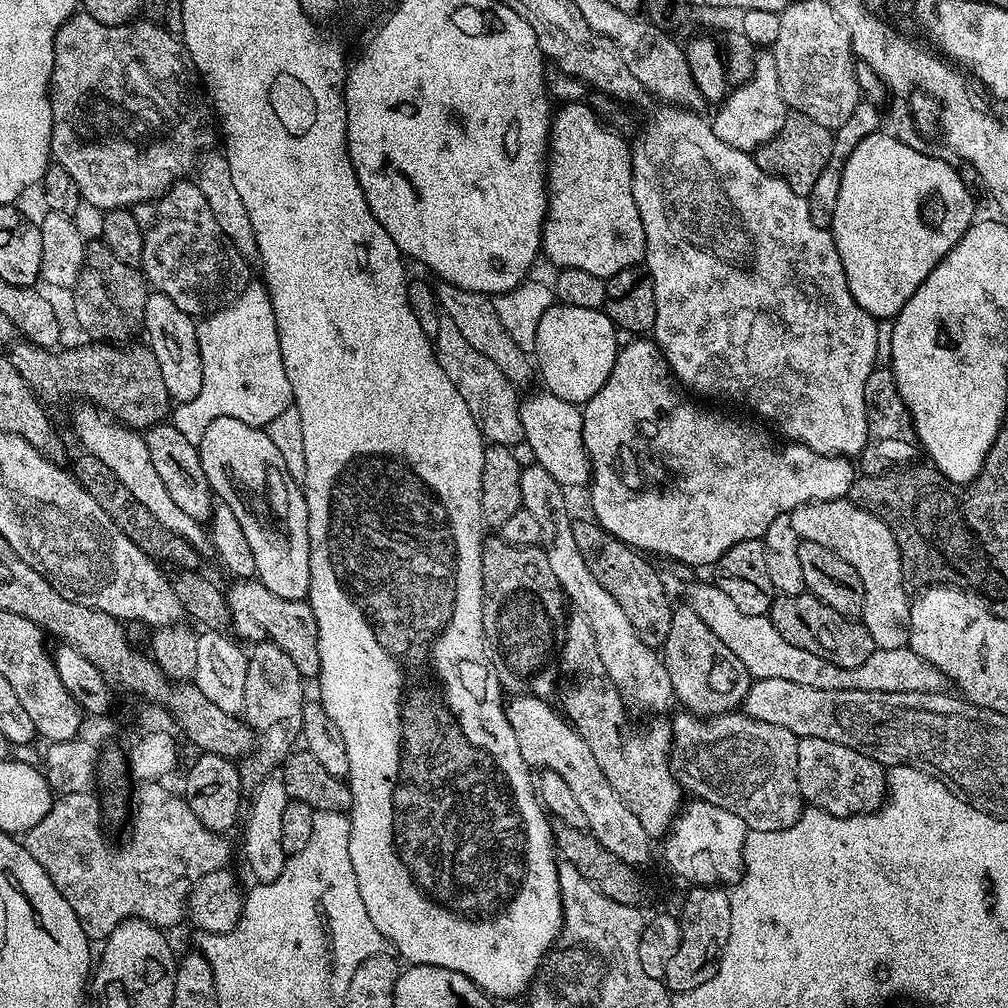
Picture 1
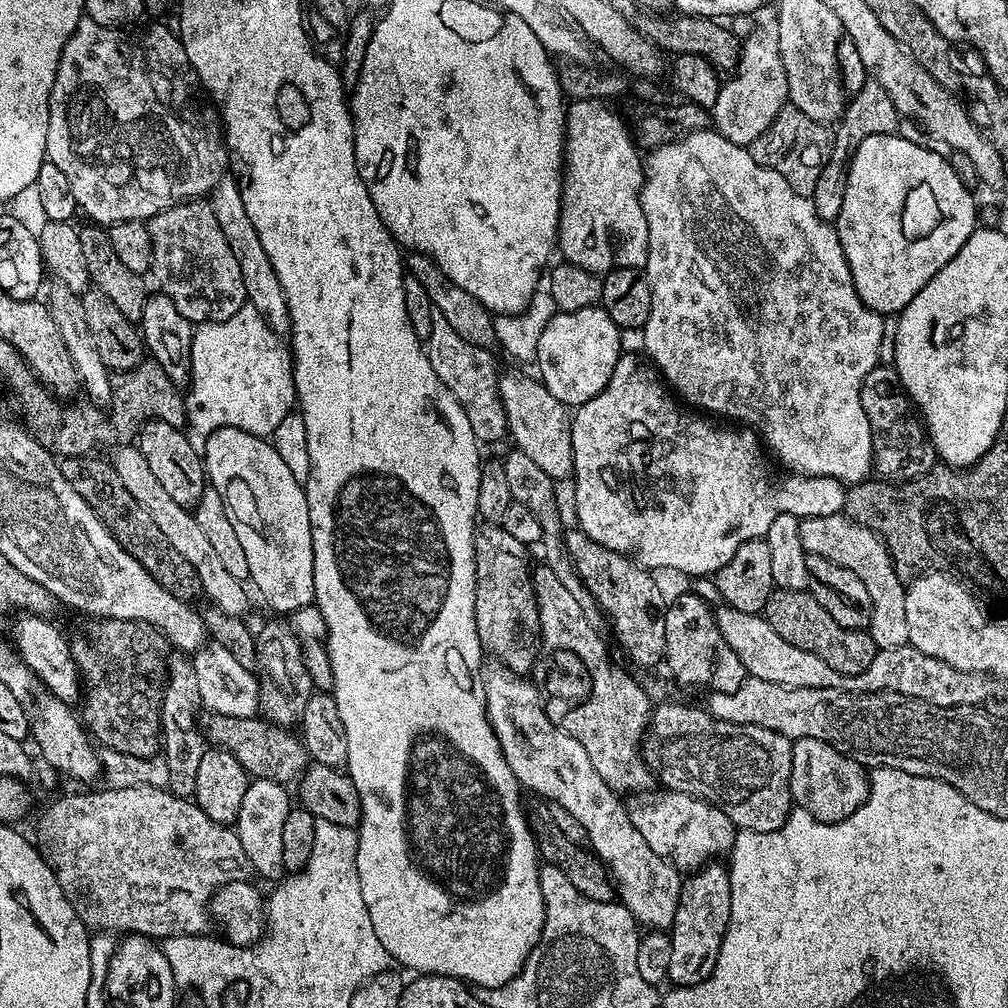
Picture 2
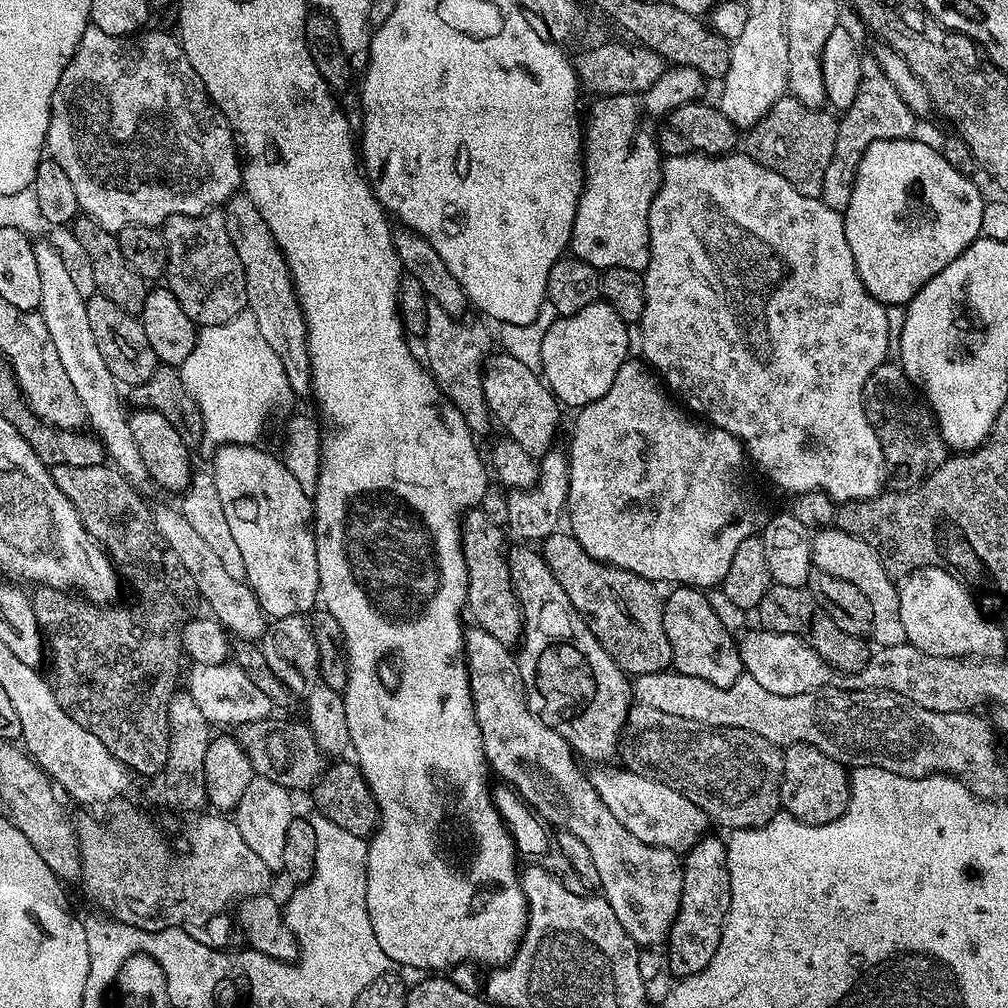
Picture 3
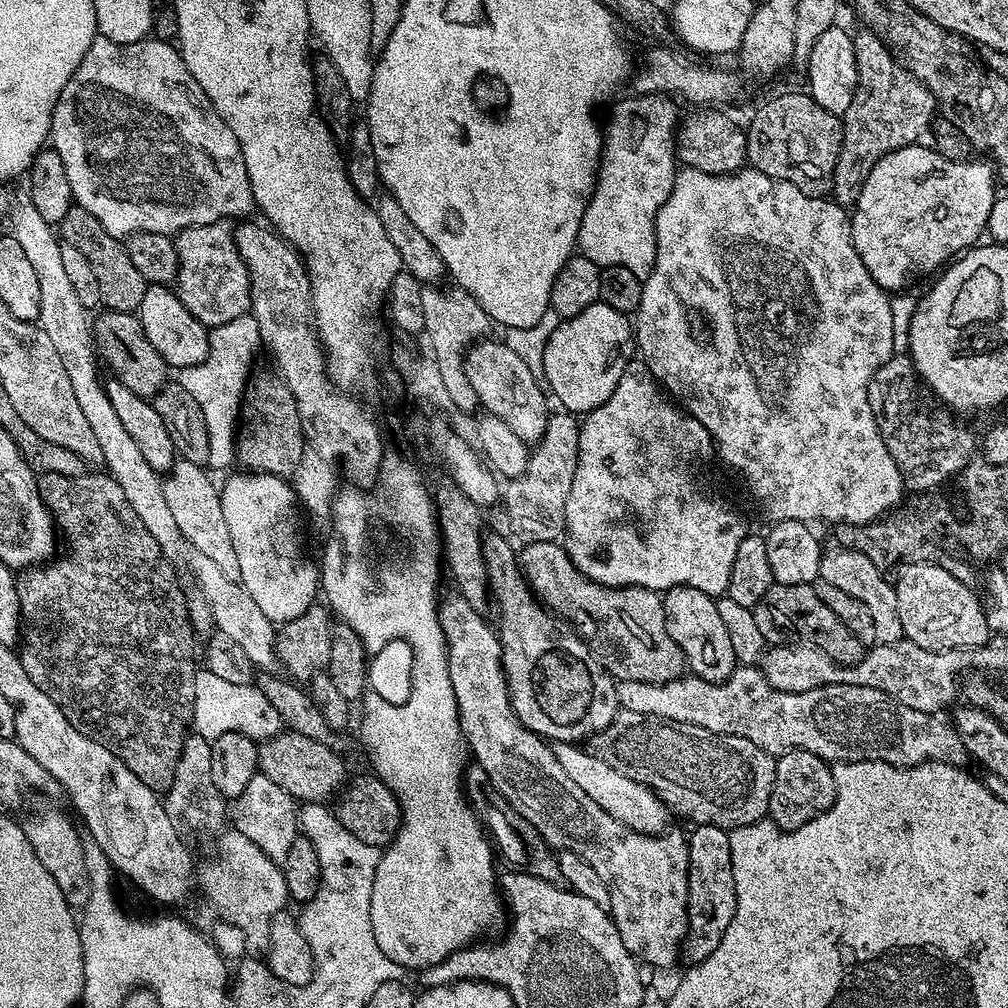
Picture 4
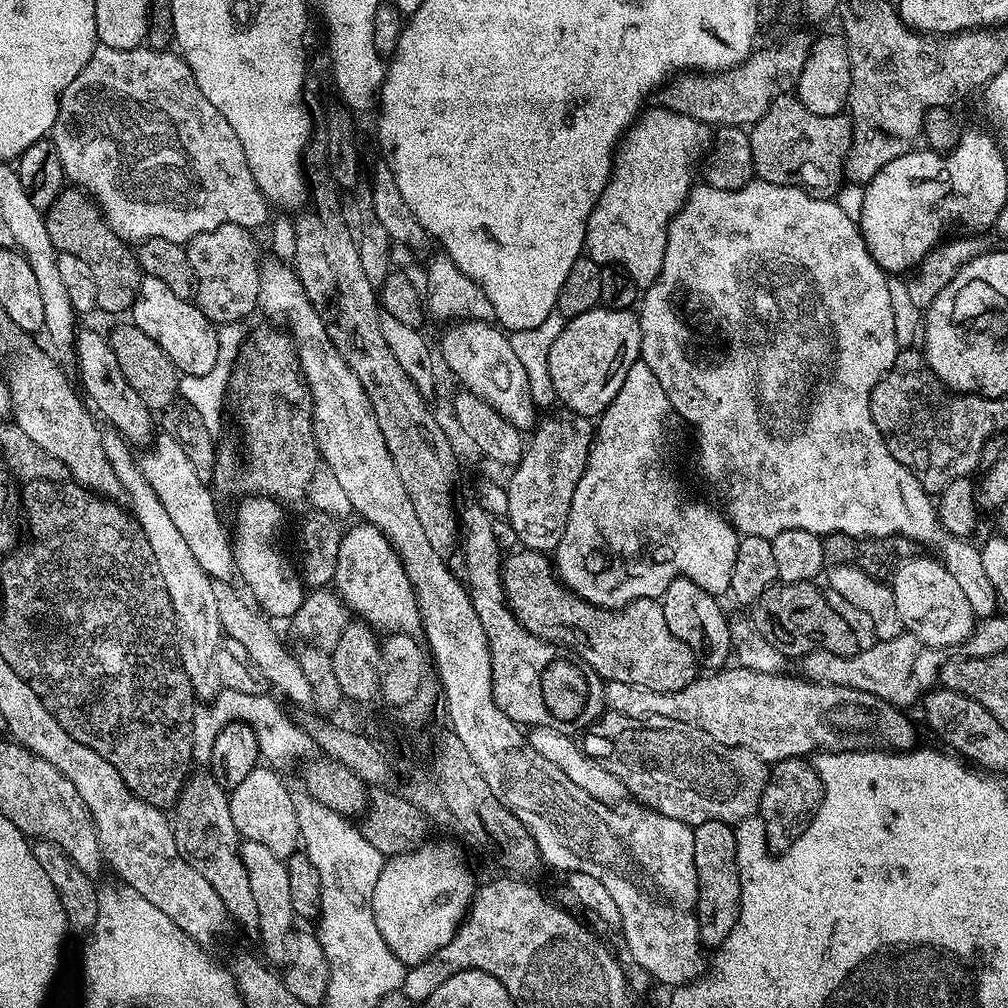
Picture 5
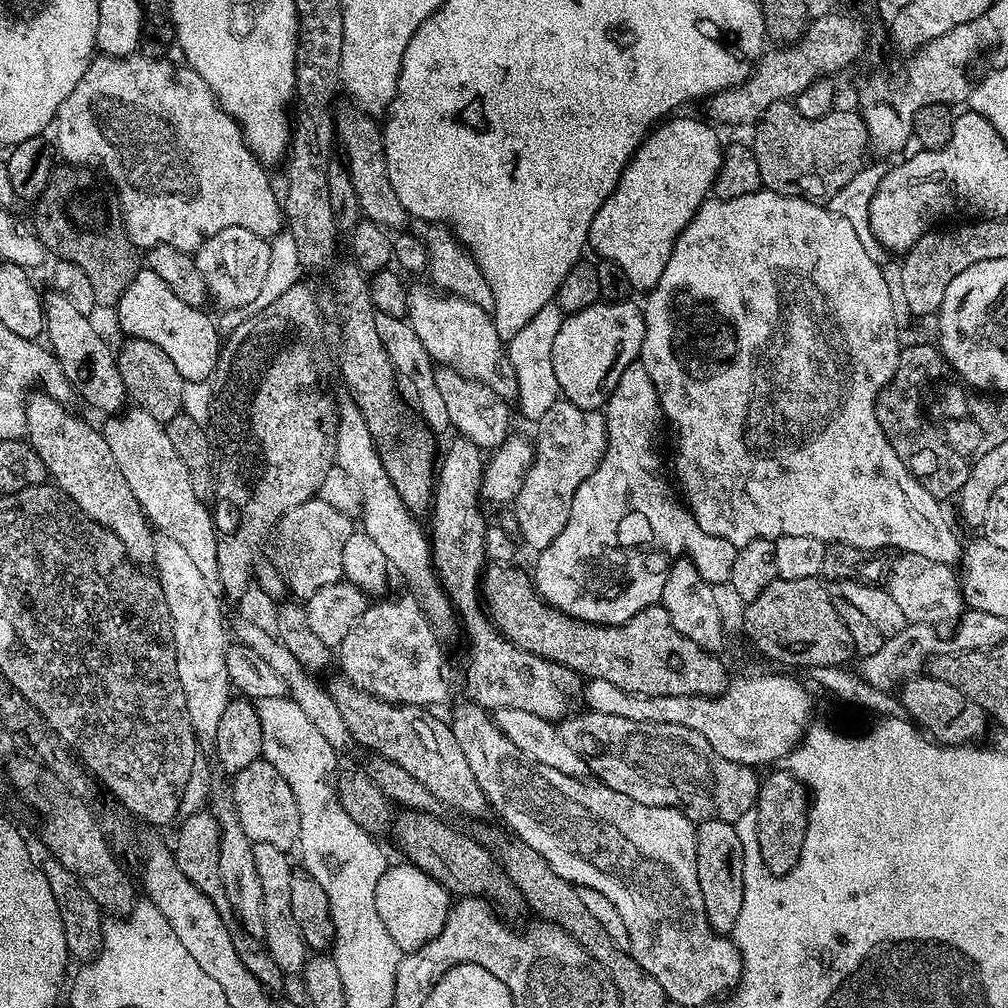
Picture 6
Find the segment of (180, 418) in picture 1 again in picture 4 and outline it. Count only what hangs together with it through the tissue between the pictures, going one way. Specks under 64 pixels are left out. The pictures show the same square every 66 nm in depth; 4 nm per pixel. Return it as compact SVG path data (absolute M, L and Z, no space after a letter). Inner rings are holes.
M239 316L234 322L211 329L208 333L208 353L198 366L182 368L178 372L178 382L202 406L206 414L206 430L210 434L211 467L233 467L236 451L235 439L238 435L238 421L242 416L242 405L249 387L248 375L256 355L262 352L258 322L251 316Z

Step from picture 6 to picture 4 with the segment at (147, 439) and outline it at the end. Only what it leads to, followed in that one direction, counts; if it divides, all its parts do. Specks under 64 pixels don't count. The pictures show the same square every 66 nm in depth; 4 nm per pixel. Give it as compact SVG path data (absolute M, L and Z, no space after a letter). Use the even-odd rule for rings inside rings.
M177 459L171 472L162 480L166 502L170 506L170 514L174 514L174 522L181 537L187 543L189 540L195 551L211 558L222 569L222 574L226 574L226 578L240 582L242 569L238 566L238 553L234 550L234 542L230 538L230 530L226 527L226 518L222 514L220 488L204 471L201 465Z

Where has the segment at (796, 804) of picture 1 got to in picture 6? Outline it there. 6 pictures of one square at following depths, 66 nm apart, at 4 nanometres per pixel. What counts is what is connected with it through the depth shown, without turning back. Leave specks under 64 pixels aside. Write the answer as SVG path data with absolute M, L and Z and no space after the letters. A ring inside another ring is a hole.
M591 710L581 711L579 714L569 716L567 720L561 720L558 724L562 739L565 740L566 746L570 746L577 754L583 756L584 761L588 763L588 771L599 783L604 784L610 790L618 790L618 794L626 794L626 798L634 798L634 802L642 802L642 806L662 806L663 808L677 808L679 812L687 814L694 822L702 820L731 820L739 821L739 816L744 816L753 811L756 807L756 795L760 789L761 777L755 776L753 769L746 764L738 762L730 762L726 758L722 758L714 750L714 746L710 746L710 742L706 742L706 738L702 738L702 734L698 734L698 730L690 730L686 726L674 726L673 724L655 724L654 722L630 722L630 718L614 718L614 714L598 714Z

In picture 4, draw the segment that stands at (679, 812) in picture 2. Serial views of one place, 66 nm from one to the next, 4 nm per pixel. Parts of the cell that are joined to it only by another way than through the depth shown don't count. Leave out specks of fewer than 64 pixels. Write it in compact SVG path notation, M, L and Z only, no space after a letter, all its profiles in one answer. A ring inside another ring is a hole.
M560 742L554 748L558 764L589 798L594 798L610 818L622 822L630 830L648 835L663 835L670 827L671 809L652 788L634 778L626 778L622 770L614 770L606 761L593 756L587 747L576 742Z

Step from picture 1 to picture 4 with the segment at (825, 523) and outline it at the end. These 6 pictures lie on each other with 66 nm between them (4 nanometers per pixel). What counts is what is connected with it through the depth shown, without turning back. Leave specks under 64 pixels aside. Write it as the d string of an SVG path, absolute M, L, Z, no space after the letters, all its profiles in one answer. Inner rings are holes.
M833 547L833 552L825 551L820 558L820 579L830 582L830 586L850 594L850 598L858 598L858 602L870 610L870 618L874 618L874 634L876 644L889 644L904 639L902 618L898 618L898 598L891 579L887 580L880 565L875 564L866 554L855 552L849 548Z

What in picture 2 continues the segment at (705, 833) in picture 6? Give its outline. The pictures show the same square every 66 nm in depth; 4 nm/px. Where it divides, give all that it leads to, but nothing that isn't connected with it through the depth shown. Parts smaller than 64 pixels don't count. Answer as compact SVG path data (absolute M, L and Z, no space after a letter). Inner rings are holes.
M709 862L703 868L696 869L681 883L678 910L674 910L674 922L670 929L672 941L668 944L668 976L673 985L685 988L694 986L712 976L722 950L722 938L730 922L730 878L727 867L720 862Z

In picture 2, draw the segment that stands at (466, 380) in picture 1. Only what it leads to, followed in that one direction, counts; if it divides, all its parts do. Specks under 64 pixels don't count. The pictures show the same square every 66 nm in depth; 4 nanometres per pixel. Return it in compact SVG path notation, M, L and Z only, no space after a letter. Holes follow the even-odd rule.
M432 311L430 314L430 334L426 341L426 351L430 358L430 366L434 366L434 374L446 382L446 390L458 398L462 410L466 410L466 418L470 418L470 426L474 430L477 441L485 445L508 436L508 419L500 401L500 382L496 372L496 360L487 348L466 342L450 327L450 322L442 318L442 314Z

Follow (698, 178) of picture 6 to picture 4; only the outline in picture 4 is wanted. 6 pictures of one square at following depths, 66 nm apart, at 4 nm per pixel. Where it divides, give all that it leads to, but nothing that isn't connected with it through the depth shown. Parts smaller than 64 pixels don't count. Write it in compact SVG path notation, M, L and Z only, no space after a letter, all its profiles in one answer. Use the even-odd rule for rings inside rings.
M632 94L629 100L618 100L611 105L611 108L613 107L612 113L609 114L608 124L606 120L606 127L603 129L604 149L600 155L600 172L596 175L596 189L586 206L586 214L582 214L582 222L580 223L576 242L579 255L590 258L590 262L594 262L601 269L609 268L610 266L626 266L626 270L631 270L639 280L644 281L650 274L650 270L654 270L654 266L656 265L656 215L658 214L658 210L662 210L662 202L666 202L666 198L670 198L670 190L676 181L678 171L676 129L682 119L682 112L676 109L678 104L673 97L663 94Z

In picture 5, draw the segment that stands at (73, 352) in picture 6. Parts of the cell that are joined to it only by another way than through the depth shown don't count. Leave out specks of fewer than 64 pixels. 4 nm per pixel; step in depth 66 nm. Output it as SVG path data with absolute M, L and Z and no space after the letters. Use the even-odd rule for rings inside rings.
M77 331L74 345L75 356L76 372L80 375L81 385L79 384L79 387L82 389L87 403L101 417L104 415L112 423L109 425L119 432L129 445L137 446L136 444L144 443L147 445L154 436L154 431L152 432L153 409L148 408L146 402L142 402L142 398L138 398L138 390L134 390L134 386L130 386L130 382L126 382L126 378L118 366L118 358L114 358L114 350L108 344L107 339L96 332Z

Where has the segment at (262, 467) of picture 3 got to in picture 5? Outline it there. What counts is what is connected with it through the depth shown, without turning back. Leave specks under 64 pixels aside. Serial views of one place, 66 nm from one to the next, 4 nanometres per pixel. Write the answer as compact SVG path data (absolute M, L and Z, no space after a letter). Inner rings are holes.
M250 496L237 504L240 505L236 508L234 551L239 579L244 579L245 586L252 591L251 599L259 611L277 621L287 621L298 610L298 606L302 606L306 585L297 565L292 565L284 557L283 550L276 545L276 539L280 536L280 523L284 520L284 512L280 509L283 507L266 496Z

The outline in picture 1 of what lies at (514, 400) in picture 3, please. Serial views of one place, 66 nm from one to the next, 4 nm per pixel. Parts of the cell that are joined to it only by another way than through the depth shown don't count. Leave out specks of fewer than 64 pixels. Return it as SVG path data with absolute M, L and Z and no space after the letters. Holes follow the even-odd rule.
M540 392L519 401L523 443L528 444L532 451L531 459L540 464L542 470L546 470L546 474L550 474L550 478L557 480L564 489L580 488L583 484L585 487L592 474L592 464L588 461L588 451L582 434L584 413L575 404Z

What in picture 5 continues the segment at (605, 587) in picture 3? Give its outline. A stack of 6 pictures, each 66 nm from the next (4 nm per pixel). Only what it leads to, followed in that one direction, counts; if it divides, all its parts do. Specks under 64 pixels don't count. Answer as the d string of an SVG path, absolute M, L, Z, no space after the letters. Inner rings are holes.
M521 547L519 551L512 552L509 556L507 553L503 557L500 581L504 584L504 599L508 601L509 608L529 632L549 642L573 640L574 643L580 644L574 648L575 655L589 664L605 682L630 682L634 686L646 686L646 690L673 692L682 690L682 686L697 679L696 656L686 642L670 634L670 626L666 626L666 614L662 614L659 599L635 600L618 609L599 608L572 595L567 588L558 583L553 561L545 553L525 547Z

